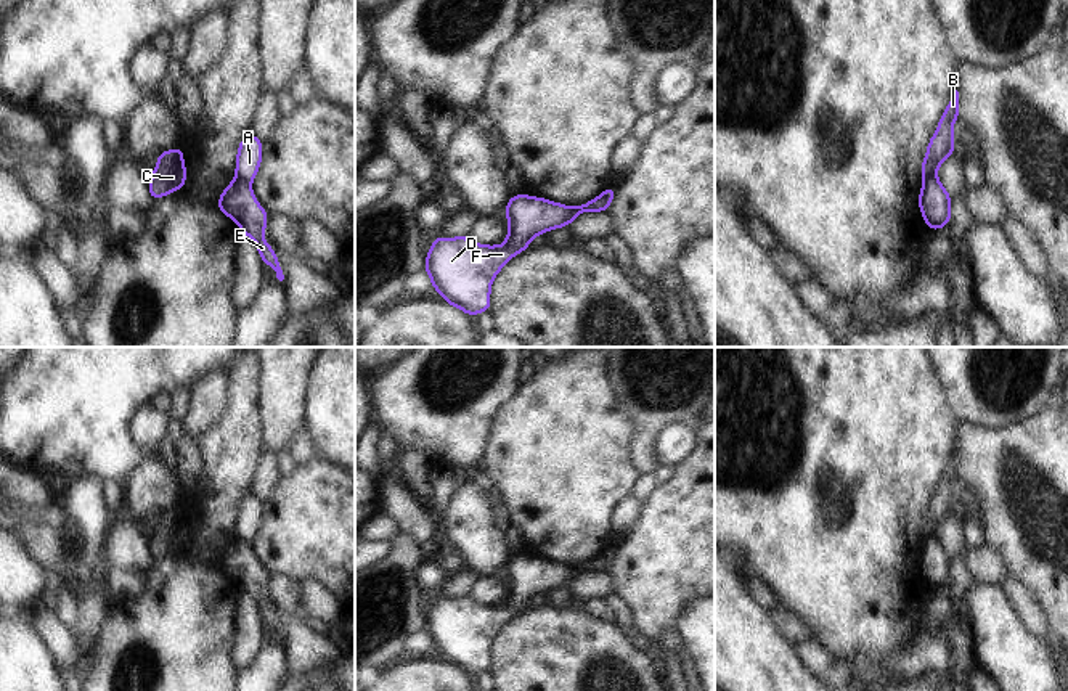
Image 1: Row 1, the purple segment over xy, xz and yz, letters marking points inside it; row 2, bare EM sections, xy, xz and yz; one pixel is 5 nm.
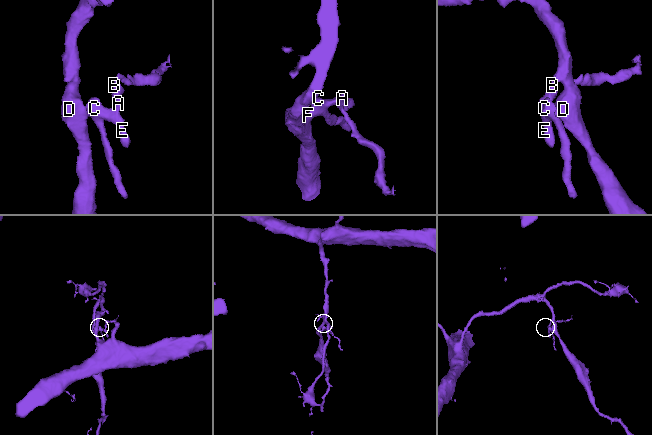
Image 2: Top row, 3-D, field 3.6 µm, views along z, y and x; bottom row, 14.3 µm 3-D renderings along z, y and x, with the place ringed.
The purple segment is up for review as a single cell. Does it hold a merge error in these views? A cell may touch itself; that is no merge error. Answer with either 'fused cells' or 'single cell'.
fused cells

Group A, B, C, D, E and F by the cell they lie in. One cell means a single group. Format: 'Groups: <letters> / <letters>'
Groups: A B / C D E F.

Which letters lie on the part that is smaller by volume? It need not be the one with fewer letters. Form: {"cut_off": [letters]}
{"cut_off": ["A", "B"]}

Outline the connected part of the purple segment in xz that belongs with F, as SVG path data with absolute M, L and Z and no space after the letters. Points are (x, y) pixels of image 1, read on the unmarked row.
M524 553L512 556L506 566L509 593L504 606L480 606L467 596L445 599L435 595L424 630L446 664L472 677L488 672L493 638L512 615L530 606L535 595L567 587L580 572L599 570L602 570L599 558L569 567Z

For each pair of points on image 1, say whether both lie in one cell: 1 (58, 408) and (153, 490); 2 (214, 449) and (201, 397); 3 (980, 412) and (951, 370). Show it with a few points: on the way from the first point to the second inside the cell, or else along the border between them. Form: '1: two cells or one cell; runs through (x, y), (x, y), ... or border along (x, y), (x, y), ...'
1: two cells; border along (145, 452), (121, 484)
2: two cells; border along (225, 392), (222, 412), (196, 441)
3: one cell; runs through (980, 402), (961, 380)

